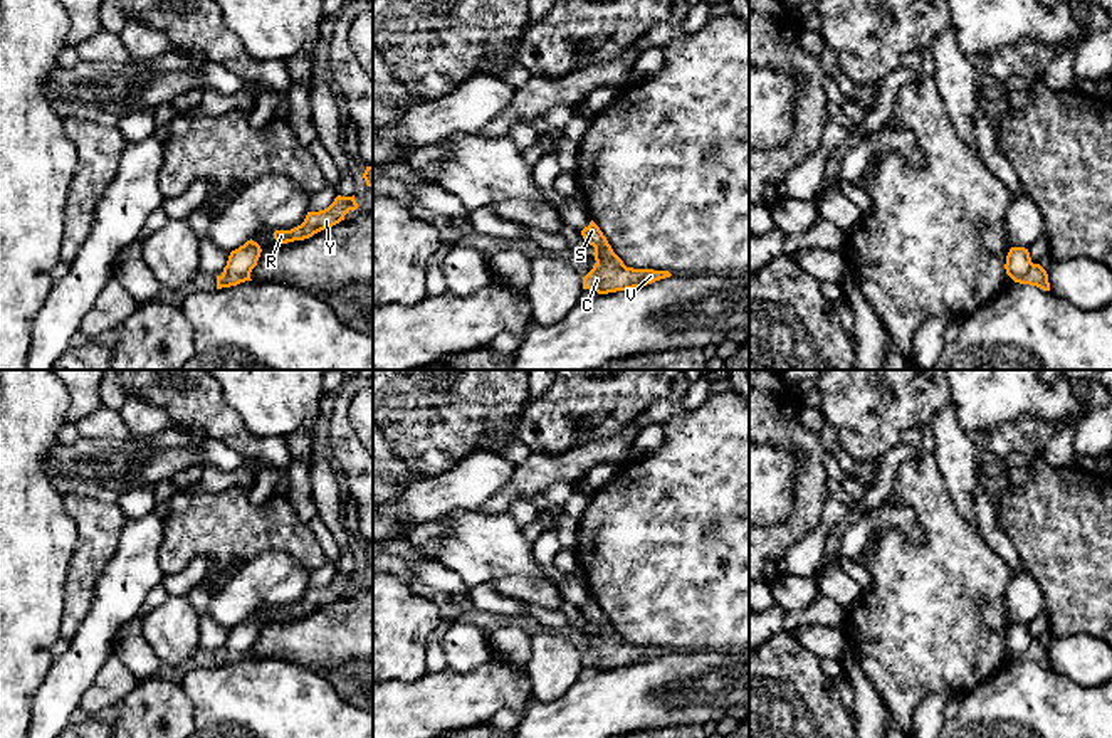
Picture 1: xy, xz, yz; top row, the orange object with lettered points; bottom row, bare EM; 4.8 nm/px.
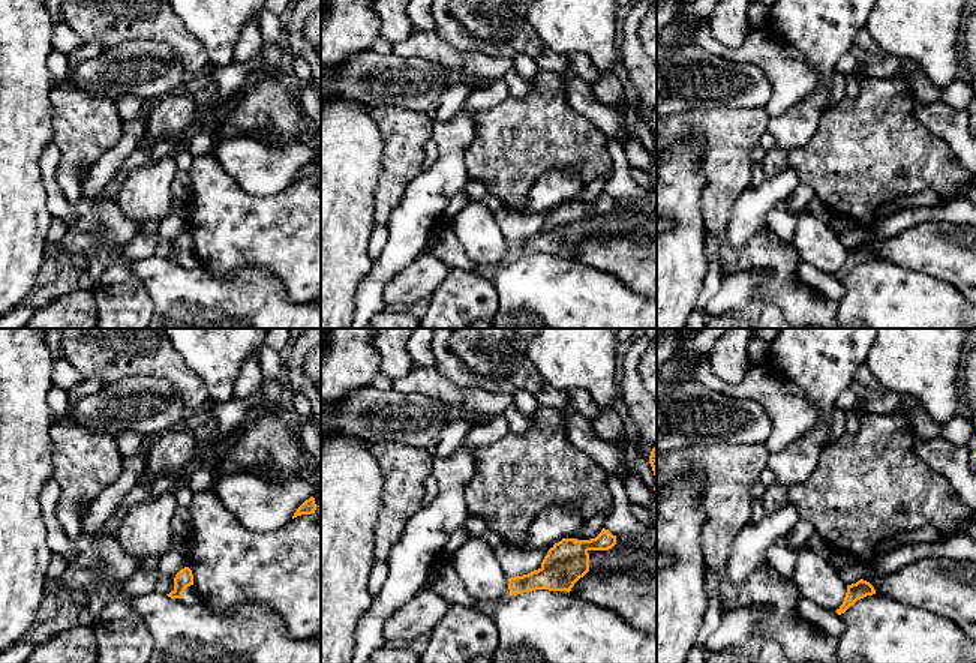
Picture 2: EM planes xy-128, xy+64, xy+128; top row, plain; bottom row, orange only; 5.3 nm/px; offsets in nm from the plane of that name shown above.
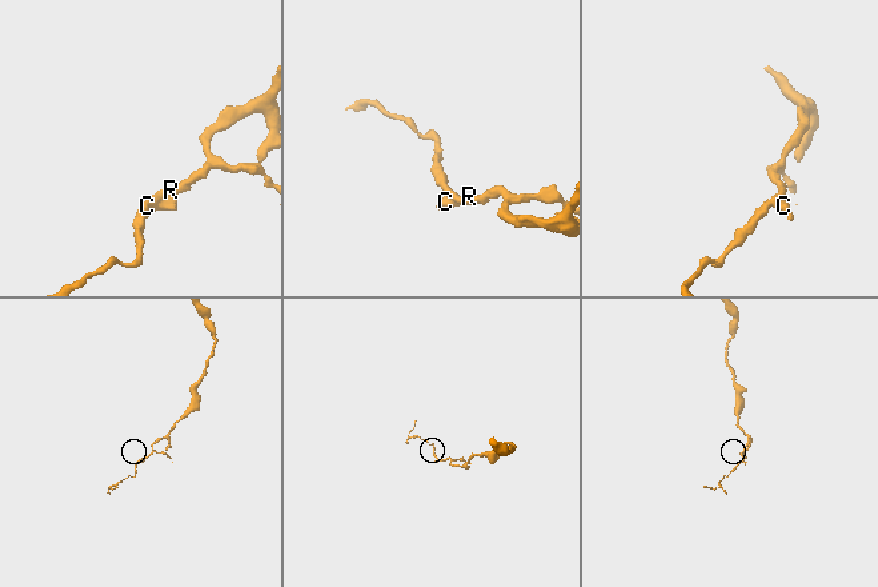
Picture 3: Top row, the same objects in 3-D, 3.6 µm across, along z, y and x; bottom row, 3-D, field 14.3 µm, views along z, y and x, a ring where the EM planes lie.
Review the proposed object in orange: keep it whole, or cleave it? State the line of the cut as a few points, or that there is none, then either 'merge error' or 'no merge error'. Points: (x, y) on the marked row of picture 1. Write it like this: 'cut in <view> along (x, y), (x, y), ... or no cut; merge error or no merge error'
no cut; no merge error

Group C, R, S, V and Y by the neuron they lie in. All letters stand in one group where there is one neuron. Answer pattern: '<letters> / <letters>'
C R S V Y

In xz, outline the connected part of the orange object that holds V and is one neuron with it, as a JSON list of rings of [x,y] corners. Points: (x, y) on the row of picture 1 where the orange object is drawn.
[[[593,220],[581,230],[581,235],[595,247],[593,256],[596,261],[593,269],[583,277],[583,289],[608,294],[642,287],[672,276],[669,271],[627,267]]]

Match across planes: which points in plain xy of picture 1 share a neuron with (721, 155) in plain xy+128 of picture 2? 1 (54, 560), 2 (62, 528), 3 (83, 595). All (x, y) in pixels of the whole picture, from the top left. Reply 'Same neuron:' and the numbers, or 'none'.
Same neuron: 3

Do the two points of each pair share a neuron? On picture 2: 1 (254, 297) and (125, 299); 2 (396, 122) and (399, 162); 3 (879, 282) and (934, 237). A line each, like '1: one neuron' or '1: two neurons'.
1: two neurons
2: one neuron
3: two neurons

